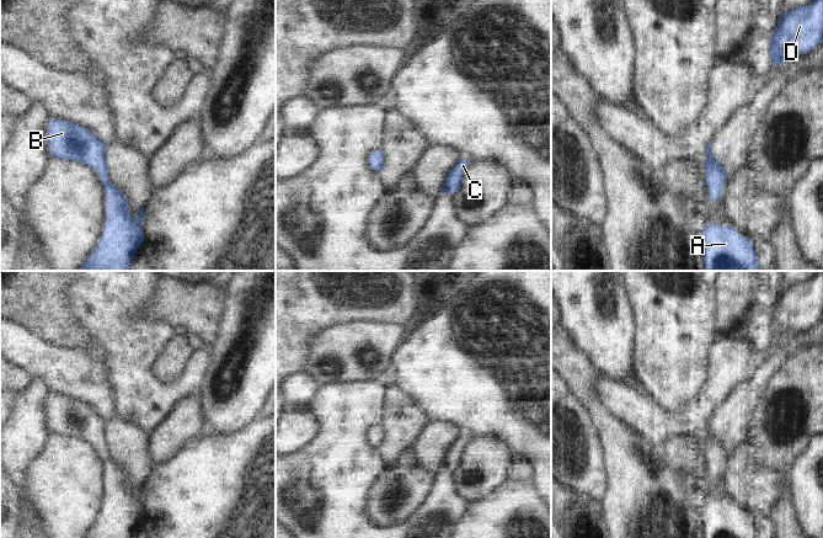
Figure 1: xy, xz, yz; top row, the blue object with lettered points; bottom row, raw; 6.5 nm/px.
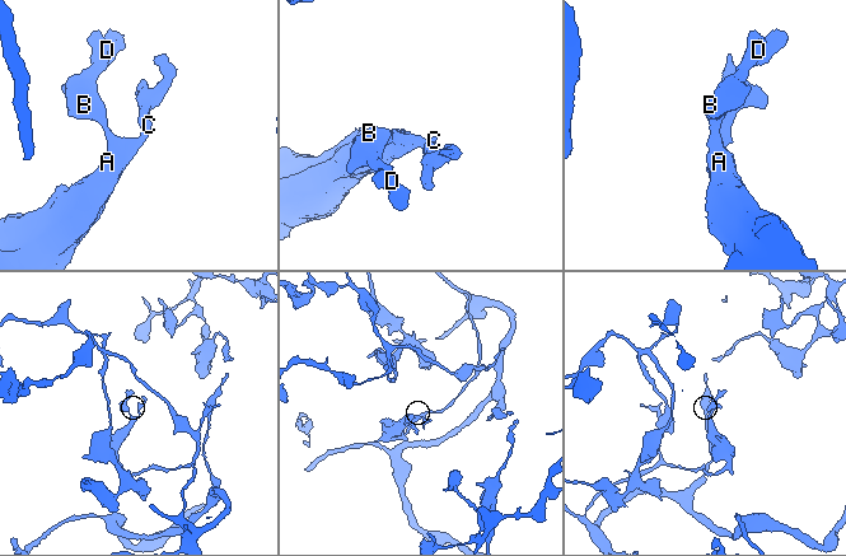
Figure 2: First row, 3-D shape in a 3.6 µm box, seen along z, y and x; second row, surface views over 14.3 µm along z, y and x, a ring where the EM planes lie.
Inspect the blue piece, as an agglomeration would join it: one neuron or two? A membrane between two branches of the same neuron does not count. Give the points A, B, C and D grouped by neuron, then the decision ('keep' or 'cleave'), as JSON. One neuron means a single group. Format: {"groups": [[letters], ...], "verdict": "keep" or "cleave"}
{"groups": [["A", "B", "C", "D"]], "verdict": "keep"}

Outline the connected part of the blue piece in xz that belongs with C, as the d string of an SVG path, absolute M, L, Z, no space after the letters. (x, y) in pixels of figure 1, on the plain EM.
M463 433L458 440L454 441L445 454L443 468L454 470L460 464L463 451L466 447L469 440L470 438Z

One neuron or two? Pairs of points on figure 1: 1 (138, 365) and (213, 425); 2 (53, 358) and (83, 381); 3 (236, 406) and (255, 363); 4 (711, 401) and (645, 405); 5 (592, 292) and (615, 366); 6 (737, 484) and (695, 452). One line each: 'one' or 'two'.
1: two
2: one
3: one
4: one
5: one
6: one

